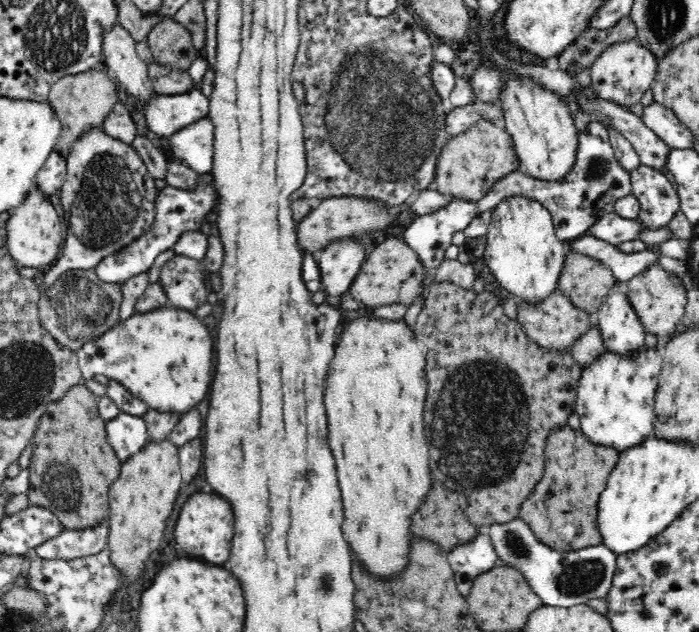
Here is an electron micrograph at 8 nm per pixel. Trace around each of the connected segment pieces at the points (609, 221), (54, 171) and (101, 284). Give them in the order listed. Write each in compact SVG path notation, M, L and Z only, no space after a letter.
M614 212L602 216L589 228L588 234L616 246L621 242L640 239L640 234L646 229L640 217L627 219Z
M54 148L49 152L46 162L35 176L40 191L49 199L63 185L67 172L66 160L67 156L62 155L58 149Z
M94 269L61 272L53 285L42 280L39 292L37 311L42 326L67 350L77 351L85 342L98 338L120 319L122 283L104 282Z

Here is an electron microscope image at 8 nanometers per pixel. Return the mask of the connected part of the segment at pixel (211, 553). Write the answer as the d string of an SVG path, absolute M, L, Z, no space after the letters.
M211 491L189 496L182 504L175 528L176 550L180 554L221 566L228 560L234 536L234 516L230 503L222 495Z

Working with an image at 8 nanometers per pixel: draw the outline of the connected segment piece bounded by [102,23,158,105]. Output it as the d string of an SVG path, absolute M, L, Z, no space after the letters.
M119 23L114 24L114 28L110 28L110 32L106 32L102 40L105 69L116 82L125 86L130 96L145 105L158 94L148 76L148 66L138 58L135 44L138 43L127 30Z

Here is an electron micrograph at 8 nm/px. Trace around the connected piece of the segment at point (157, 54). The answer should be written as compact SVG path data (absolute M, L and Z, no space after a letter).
M165 18L147 34L145 44L149 46L155 64L175 66L188 71L197 56L191 32L178 21Z

